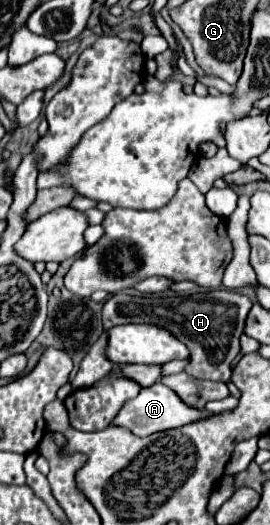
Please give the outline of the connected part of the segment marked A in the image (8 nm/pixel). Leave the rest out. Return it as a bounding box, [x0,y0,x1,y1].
[111,383,209,437]

